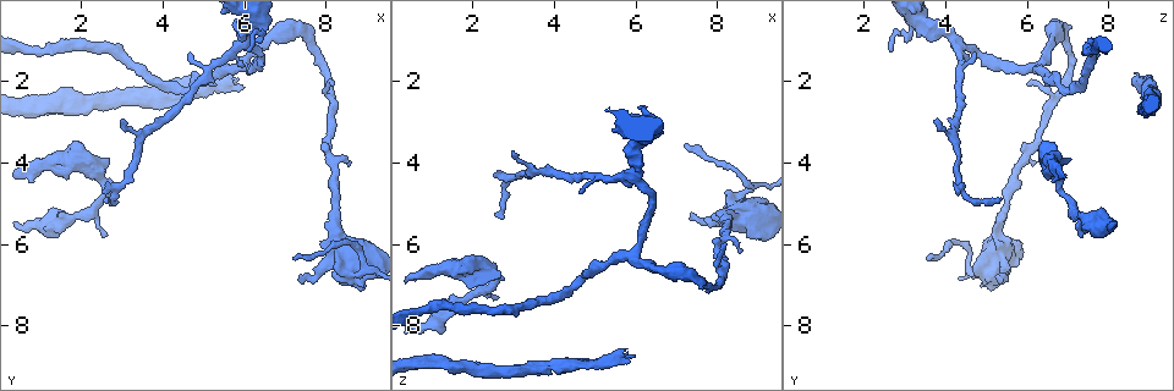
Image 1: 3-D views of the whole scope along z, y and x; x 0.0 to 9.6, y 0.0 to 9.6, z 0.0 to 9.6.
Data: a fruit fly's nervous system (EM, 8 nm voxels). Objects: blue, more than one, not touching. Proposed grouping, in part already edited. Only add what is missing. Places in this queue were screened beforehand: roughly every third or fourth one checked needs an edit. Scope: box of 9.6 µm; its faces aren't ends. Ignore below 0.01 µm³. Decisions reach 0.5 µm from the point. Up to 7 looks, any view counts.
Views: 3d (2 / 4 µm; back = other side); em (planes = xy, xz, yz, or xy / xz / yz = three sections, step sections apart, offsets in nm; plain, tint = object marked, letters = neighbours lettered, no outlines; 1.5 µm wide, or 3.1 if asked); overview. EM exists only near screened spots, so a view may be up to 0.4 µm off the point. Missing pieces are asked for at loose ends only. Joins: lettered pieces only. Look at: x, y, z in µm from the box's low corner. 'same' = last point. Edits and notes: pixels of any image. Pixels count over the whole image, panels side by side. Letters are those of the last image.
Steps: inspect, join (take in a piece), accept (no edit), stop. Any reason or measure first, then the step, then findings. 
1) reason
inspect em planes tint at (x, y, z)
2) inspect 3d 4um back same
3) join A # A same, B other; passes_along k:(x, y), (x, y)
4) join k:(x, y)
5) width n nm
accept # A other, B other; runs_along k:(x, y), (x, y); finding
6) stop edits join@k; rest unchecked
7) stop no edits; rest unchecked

free end
inspect 3d 4um at (3.05, 2.95, 3.85)

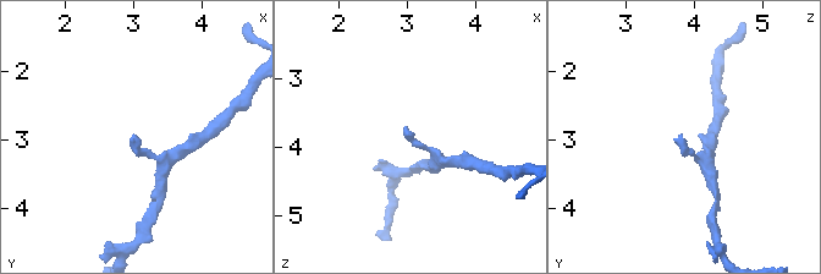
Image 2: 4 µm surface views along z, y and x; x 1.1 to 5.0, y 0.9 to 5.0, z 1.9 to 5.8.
need the tissue
inspect em 3.1um xy step 8 tint at (3.00, 2.85, 3.80)

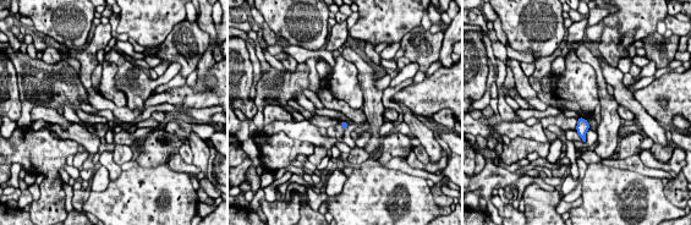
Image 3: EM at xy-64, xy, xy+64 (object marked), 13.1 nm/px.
inspect em 3.1um planes letters same

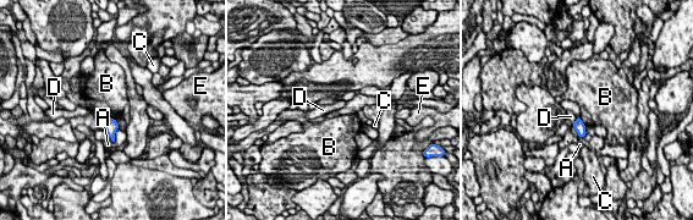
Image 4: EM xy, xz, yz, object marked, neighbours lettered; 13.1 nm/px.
accept # A other, B other, C other, D other, E other; none of them fits

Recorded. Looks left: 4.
thin end
inspect 3d 4um at (8.15, 2.05, 5.95)

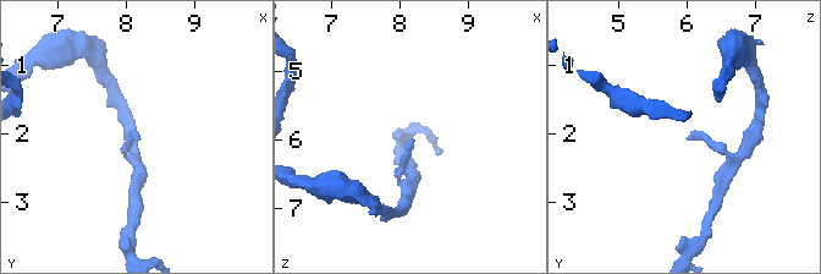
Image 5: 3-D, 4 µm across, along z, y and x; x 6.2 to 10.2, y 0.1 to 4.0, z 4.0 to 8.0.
inspect em xy step 4 letters at (8.15, 2.10, 6.00)

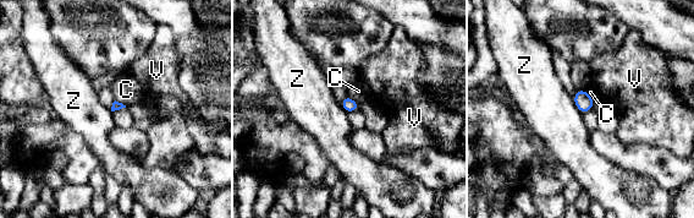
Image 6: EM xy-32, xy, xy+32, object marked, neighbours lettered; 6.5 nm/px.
longest_contact Z 140 nm
accept # C other, V other, Z other; border 6:(572, 97), (582, 114); no lettered piece goes on from it

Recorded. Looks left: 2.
branch stops here
inspect em xy step 4 tint at (2.60, 5.80, 7.30)

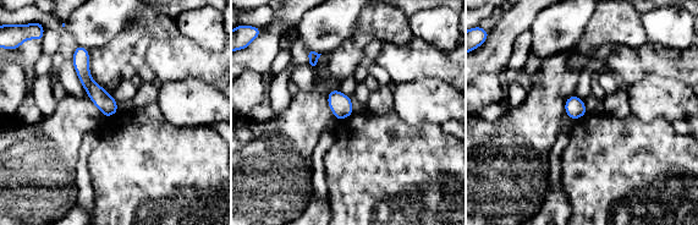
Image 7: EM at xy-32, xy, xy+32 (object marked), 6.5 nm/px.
inspect em planes letters same

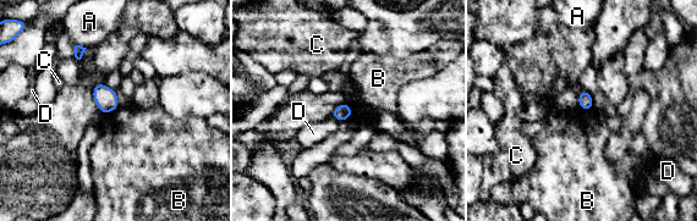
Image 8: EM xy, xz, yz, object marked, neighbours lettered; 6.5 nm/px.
width 100 nm; longest_contact B 130 nm
join B # A other, B same, C other, D other; it goes on there

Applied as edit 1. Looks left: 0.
stop edits join@8; rest unchecked

